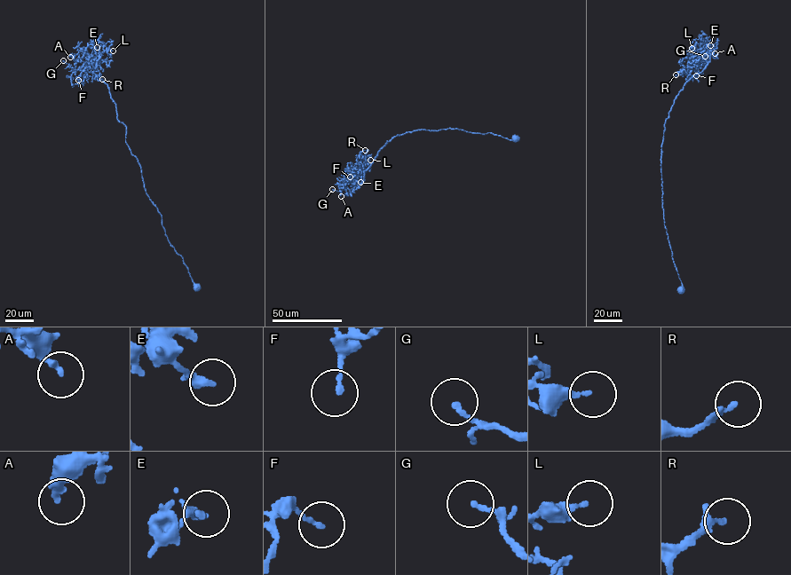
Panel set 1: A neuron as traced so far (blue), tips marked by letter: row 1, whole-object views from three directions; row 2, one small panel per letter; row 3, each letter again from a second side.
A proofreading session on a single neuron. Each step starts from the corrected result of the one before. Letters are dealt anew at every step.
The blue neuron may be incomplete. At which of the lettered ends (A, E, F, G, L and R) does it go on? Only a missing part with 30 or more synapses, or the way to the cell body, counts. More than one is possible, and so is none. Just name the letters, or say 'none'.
none

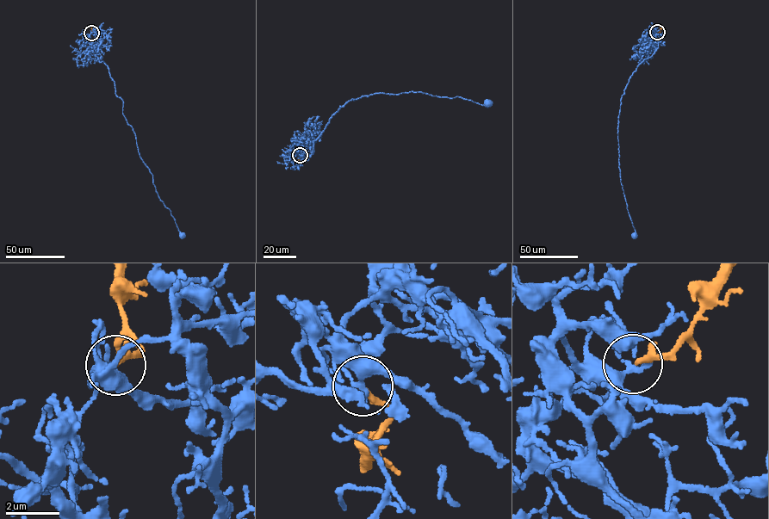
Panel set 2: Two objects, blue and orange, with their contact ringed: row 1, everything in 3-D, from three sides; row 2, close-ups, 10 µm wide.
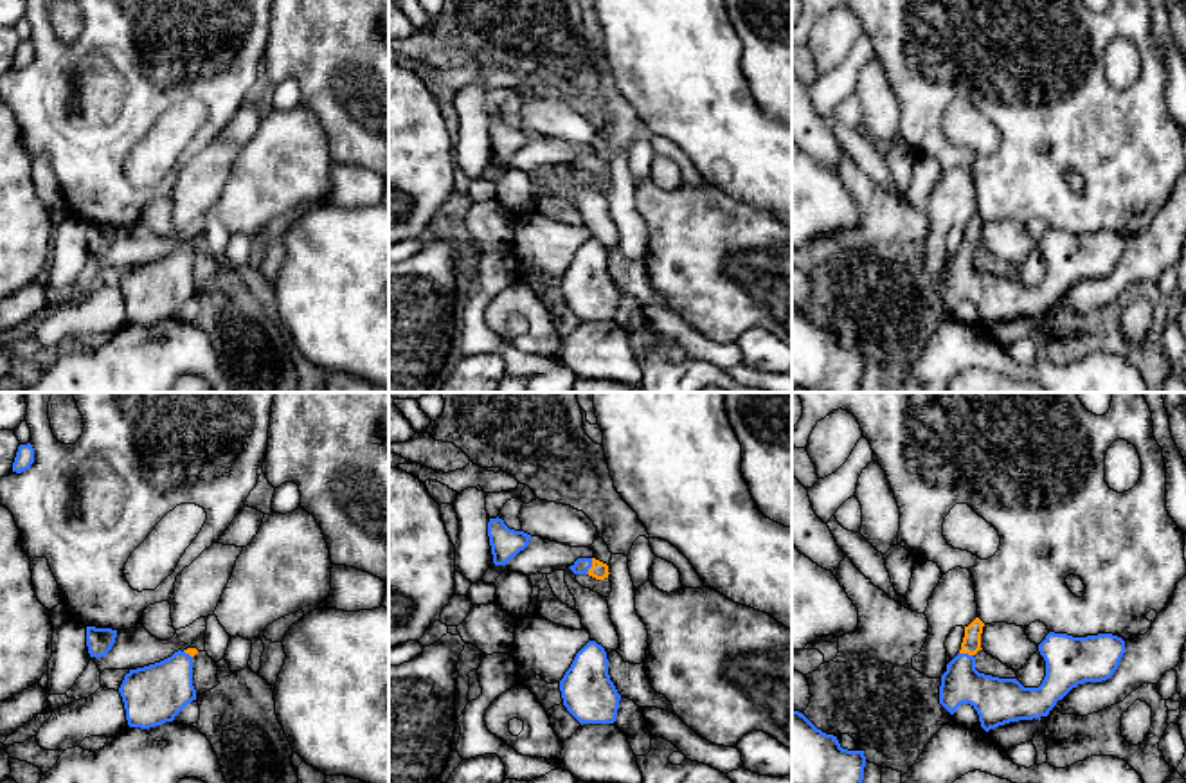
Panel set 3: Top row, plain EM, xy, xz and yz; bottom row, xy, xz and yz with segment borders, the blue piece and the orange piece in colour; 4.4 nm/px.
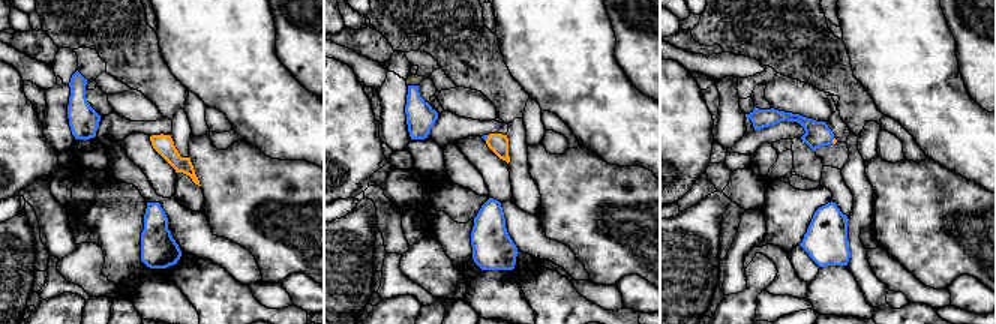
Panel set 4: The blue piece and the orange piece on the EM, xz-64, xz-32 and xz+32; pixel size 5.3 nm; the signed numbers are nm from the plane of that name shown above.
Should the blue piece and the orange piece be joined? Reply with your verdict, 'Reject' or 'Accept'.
Accept

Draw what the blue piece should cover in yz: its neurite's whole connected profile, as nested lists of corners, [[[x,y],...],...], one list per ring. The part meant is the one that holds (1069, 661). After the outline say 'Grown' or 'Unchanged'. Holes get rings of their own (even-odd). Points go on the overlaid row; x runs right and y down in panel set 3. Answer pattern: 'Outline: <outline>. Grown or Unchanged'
Outline: [[[975,617],[965,626],[965,637],[959,653],[947,664],[941,675],[939,704],[954,715],[961,704],[970,704],[977,715],[981,727],[988,733],[999,725],[1047,716],[1049,711],[1073,688],[1083,682],[1101,682],[1114,675],[1125,653],[1125,641],[1112,634],[1098,634],[1087,637],[1073,637],[1067,634],[1049,632],[1038,644],[1038,652],[1046,661],[1046,677],[1038,688],[1024,688],[1017,679],[999,679],[979,673],[975,670],[975,653],[981,648],[981,634],[984,623]]]. Grown

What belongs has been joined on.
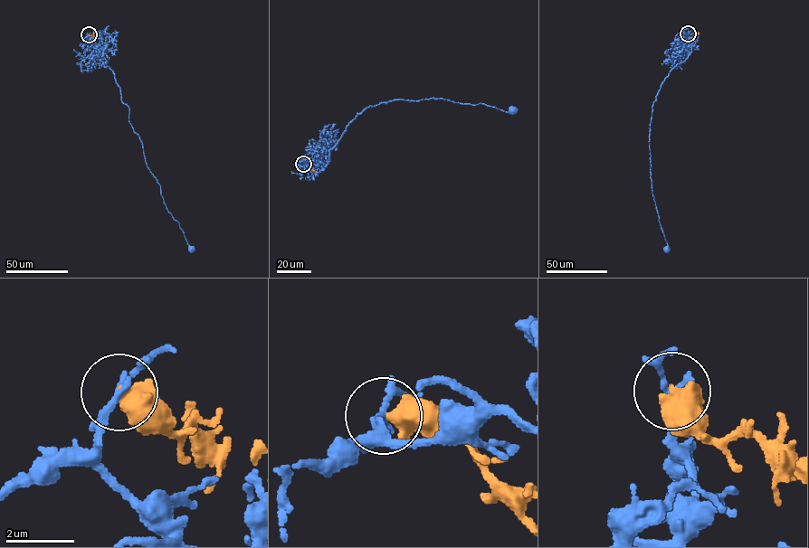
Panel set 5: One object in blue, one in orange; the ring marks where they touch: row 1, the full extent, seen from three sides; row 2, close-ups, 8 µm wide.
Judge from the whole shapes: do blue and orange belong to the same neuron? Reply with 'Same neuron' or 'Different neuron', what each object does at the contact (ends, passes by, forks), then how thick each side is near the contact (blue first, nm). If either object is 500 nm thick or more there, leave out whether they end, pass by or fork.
Different neuron. Thickness 180 nm (blue) against 600 nm

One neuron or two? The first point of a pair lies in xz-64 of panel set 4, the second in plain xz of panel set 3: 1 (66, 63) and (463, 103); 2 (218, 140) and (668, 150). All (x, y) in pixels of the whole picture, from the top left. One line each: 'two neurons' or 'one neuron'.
1: one neuron
2: two neurons

